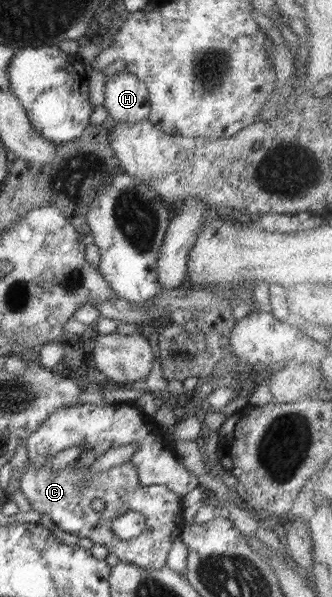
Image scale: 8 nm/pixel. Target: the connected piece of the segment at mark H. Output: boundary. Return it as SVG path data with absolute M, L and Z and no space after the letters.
M126 70L107 77L104 103L108 114L121 123L148 119L151 100L146 85Z

